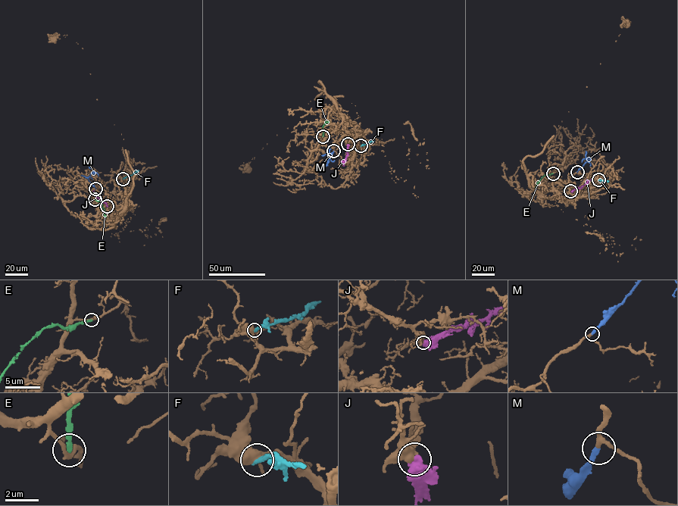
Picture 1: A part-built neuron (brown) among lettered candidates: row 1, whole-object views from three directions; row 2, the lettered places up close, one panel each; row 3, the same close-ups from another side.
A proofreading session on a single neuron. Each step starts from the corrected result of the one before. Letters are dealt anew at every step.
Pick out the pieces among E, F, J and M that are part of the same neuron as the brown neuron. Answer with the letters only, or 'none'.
M

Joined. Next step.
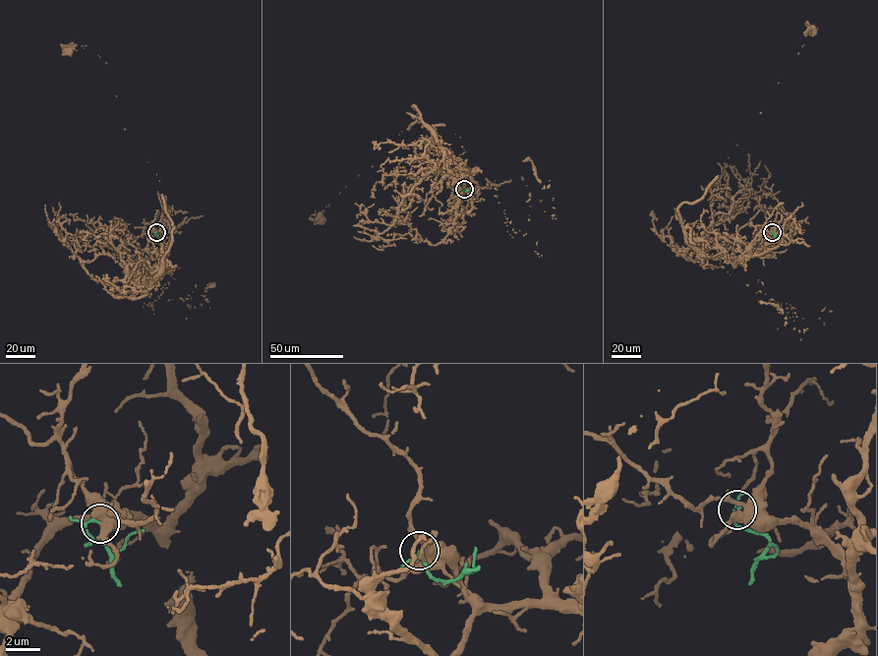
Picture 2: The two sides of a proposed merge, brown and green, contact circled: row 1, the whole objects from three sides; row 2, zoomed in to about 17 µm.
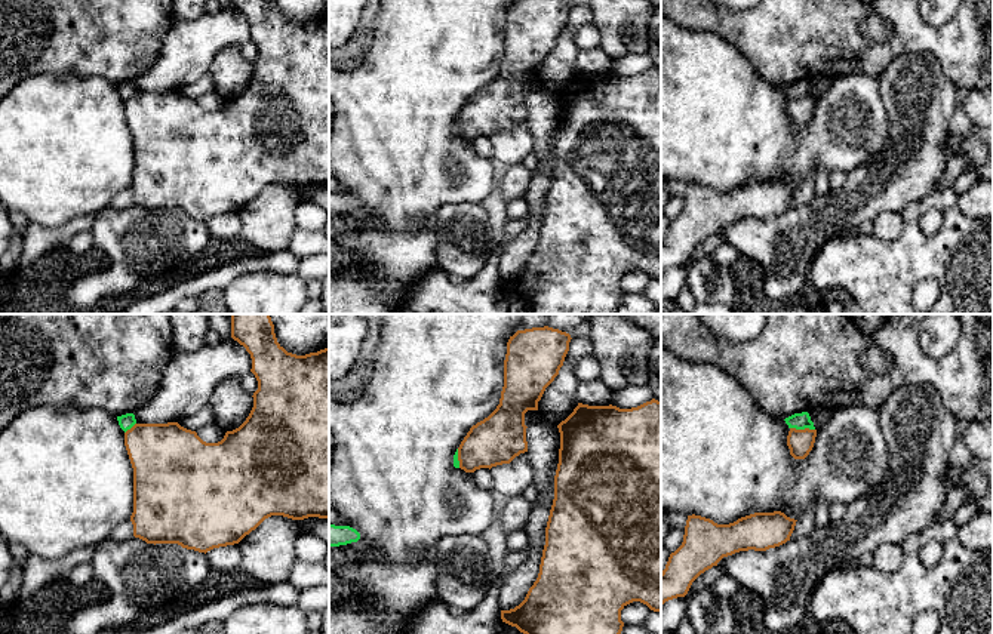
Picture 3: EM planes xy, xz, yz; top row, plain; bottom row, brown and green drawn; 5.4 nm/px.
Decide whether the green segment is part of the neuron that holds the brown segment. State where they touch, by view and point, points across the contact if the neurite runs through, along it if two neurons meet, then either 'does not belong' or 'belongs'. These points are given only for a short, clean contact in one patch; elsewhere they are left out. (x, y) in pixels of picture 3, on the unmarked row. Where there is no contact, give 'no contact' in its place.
contact yz (802, 98); border yz (790, 95), (814, 98); does not belong

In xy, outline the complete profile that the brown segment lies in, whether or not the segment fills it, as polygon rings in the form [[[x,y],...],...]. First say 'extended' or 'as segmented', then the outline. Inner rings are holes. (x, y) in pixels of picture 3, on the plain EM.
as segmented; [[[231,0],[231,6],[250,22],[250,40],[258,49],[253,76],[239,96],[218,111],[203,110],[178,90],[135,92],[124,101],[133,136],[133,204],[147,212],[178,212],[206,222],[239,212],[271,184],[329,187],[329,15],[296,24],[277,10],[274,0]]]

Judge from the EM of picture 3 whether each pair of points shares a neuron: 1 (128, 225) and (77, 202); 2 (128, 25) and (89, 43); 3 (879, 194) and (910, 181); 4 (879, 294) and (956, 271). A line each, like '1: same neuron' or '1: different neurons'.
1: different neurons
2: same neuron
3: same neuron
4: same neuron

